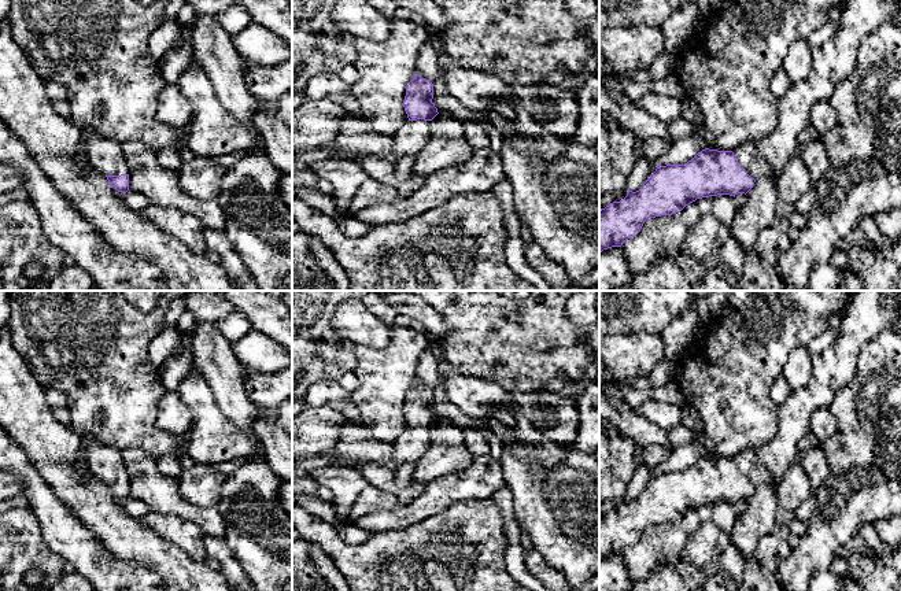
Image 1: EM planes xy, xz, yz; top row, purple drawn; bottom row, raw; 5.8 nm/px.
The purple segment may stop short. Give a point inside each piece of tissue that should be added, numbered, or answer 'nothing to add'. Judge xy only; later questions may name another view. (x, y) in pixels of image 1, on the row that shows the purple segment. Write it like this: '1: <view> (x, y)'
1: xy (104, 155)

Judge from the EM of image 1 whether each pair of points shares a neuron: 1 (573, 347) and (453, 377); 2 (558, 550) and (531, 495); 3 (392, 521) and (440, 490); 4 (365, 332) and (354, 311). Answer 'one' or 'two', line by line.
1: two
2: one
3: one
4: one

